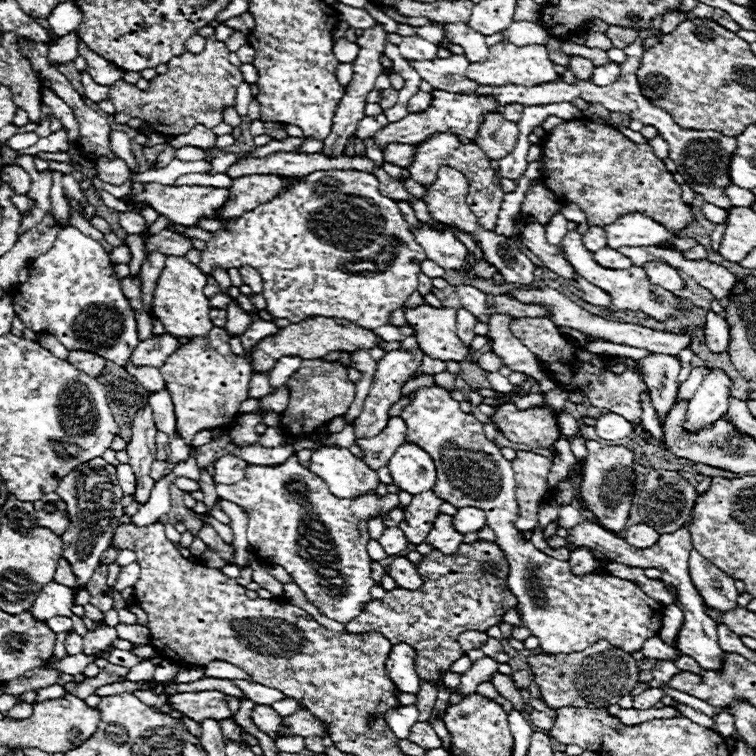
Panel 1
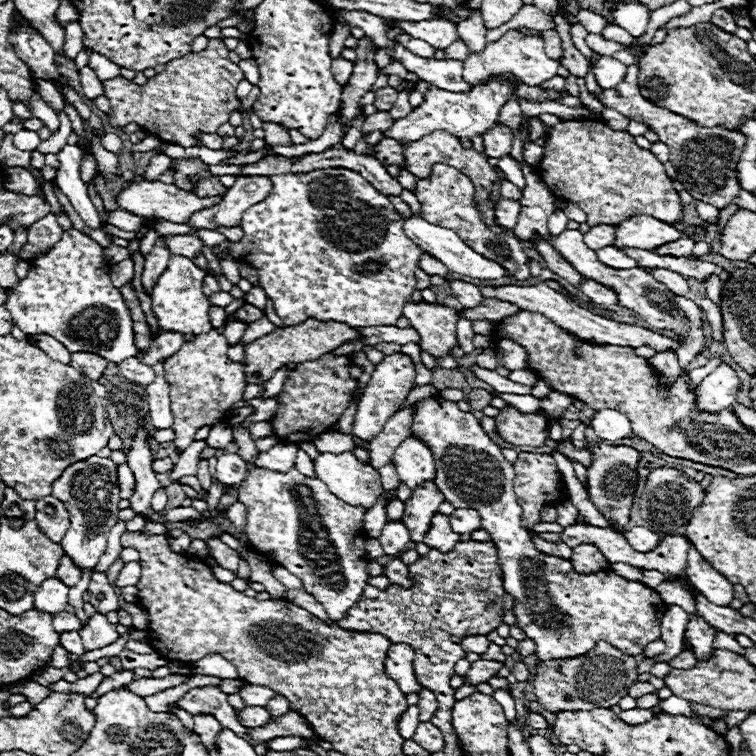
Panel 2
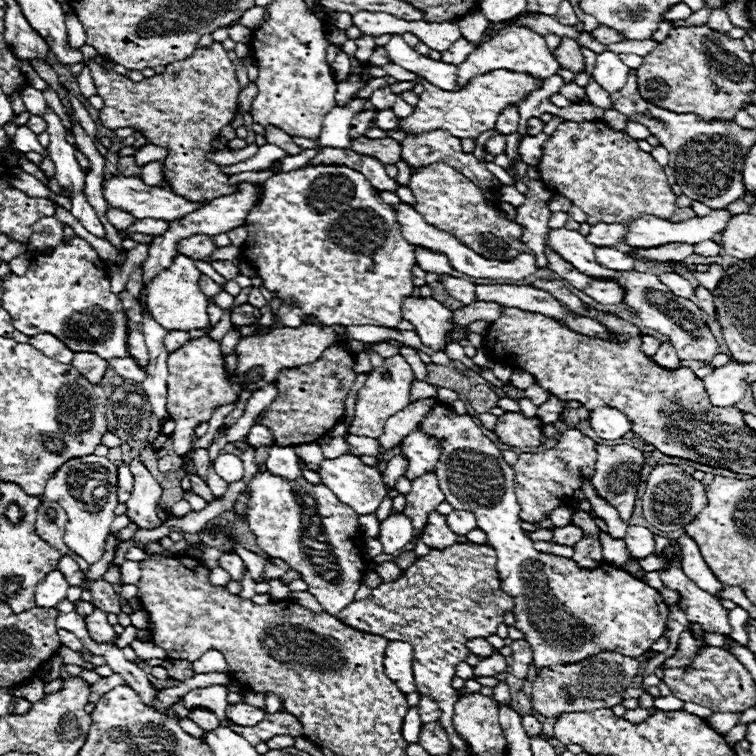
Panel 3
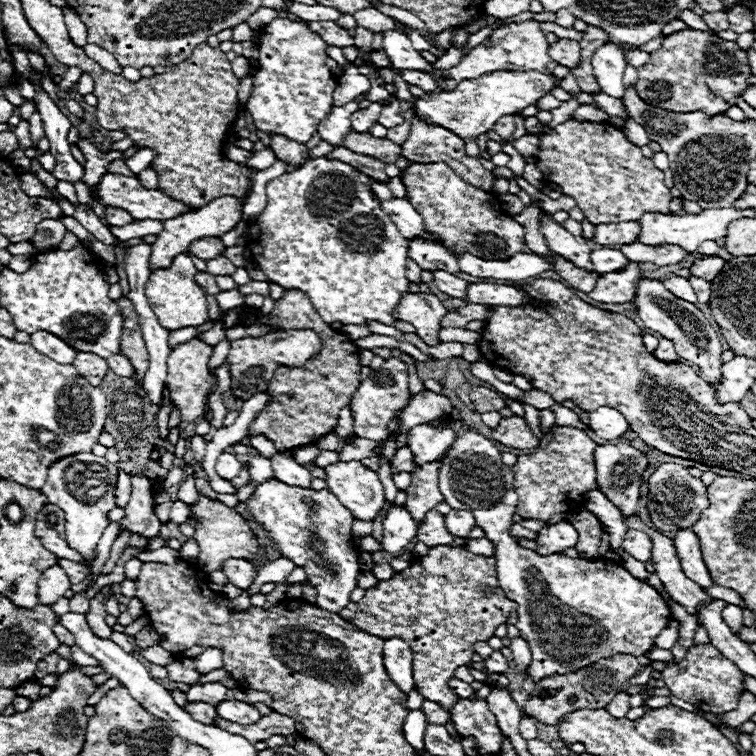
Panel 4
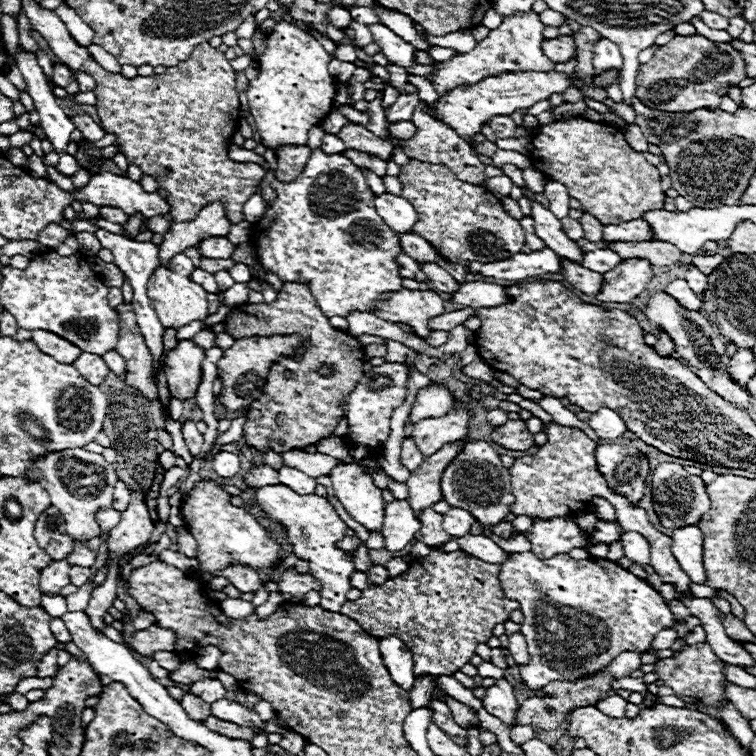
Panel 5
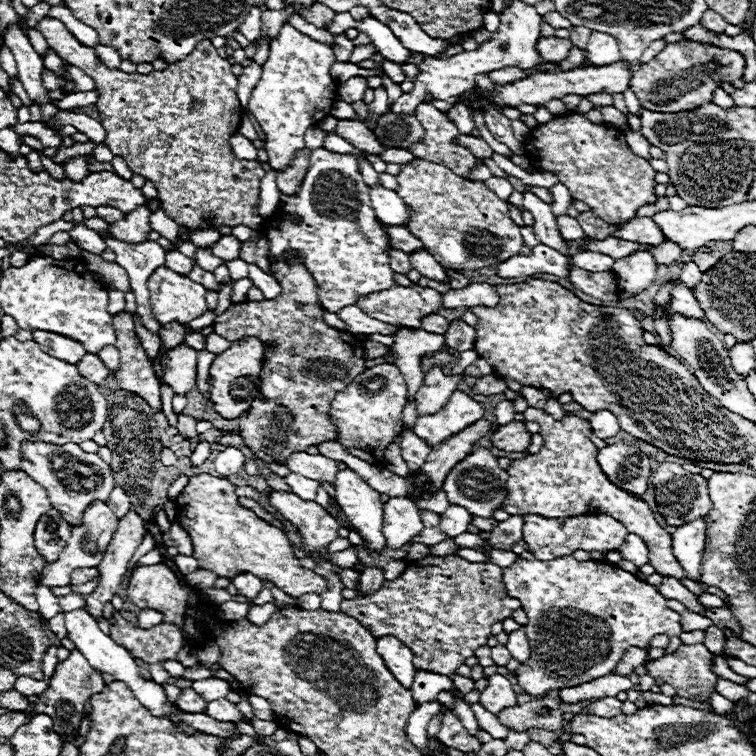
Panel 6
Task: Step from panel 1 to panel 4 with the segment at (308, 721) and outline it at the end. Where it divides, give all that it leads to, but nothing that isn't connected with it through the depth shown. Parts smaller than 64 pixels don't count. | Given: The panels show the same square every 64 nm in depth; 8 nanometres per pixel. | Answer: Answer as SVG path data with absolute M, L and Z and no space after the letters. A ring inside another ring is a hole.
M278 712L262 716L256 724L250 724L250 726L238 726L236 722L226 722L222 718L216 718L216 726L222 730L228 730L230 734L242 734L248 742L254 742L254 744L260 740L268 740L274 734L298 736L296 722L290 720L290 716L284 716Z

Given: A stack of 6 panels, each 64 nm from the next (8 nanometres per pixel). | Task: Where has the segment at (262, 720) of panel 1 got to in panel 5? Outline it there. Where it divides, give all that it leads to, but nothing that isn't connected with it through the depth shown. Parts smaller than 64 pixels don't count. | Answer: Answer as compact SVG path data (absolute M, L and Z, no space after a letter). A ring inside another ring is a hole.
M218 700L218 702L212 702L212 716L220 718L220 720L226 720L226 722L236 722L240 726L260 726L262 720L260 716L252 710L252 708L246 708L234 700Z

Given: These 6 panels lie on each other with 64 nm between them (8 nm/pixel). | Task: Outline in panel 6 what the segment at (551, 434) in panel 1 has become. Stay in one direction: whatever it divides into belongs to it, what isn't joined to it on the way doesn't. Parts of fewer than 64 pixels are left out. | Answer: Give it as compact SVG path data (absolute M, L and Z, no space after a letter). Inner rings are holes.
M510 422L498 426L498 430L492 434L492 444L506 452L526 452L530 438L532 434L526 430L524 422Z

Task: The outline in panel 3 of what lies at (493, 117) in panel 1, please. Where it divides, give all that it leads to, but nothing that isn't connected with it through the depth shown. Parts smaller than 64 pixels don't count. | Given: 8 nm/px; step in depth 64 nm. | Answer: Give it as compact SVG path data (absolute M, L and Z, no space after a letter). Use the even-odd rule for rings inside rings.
M496 134L494 138L490 138L486 142L486 152L492 154L492 156L504 154L504 150L506 150L506 136L504 134Z

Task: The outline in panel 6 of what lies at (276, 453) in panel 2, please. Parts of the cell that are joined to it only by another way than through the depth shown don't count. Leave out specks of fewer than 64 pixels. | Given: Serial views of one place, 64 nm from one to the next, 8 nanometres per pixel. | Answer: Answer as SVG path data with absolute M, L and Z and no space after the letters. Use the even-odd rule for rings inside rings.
M290 472L288 476L284 476L284 482L292 488L294 494L298 494L300 498L306 498L306 500L314 500L316 498L316 490L320 486L320 482L304 478L304 476L296 474L296 472Z

